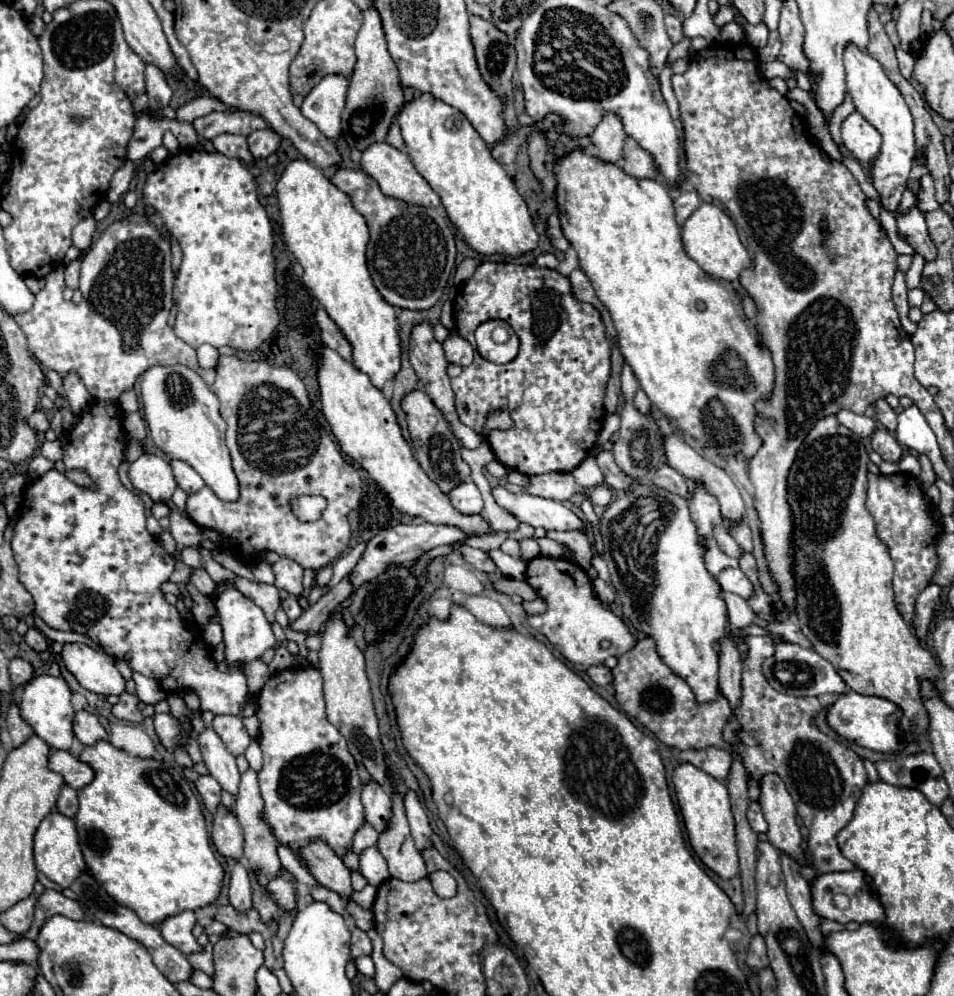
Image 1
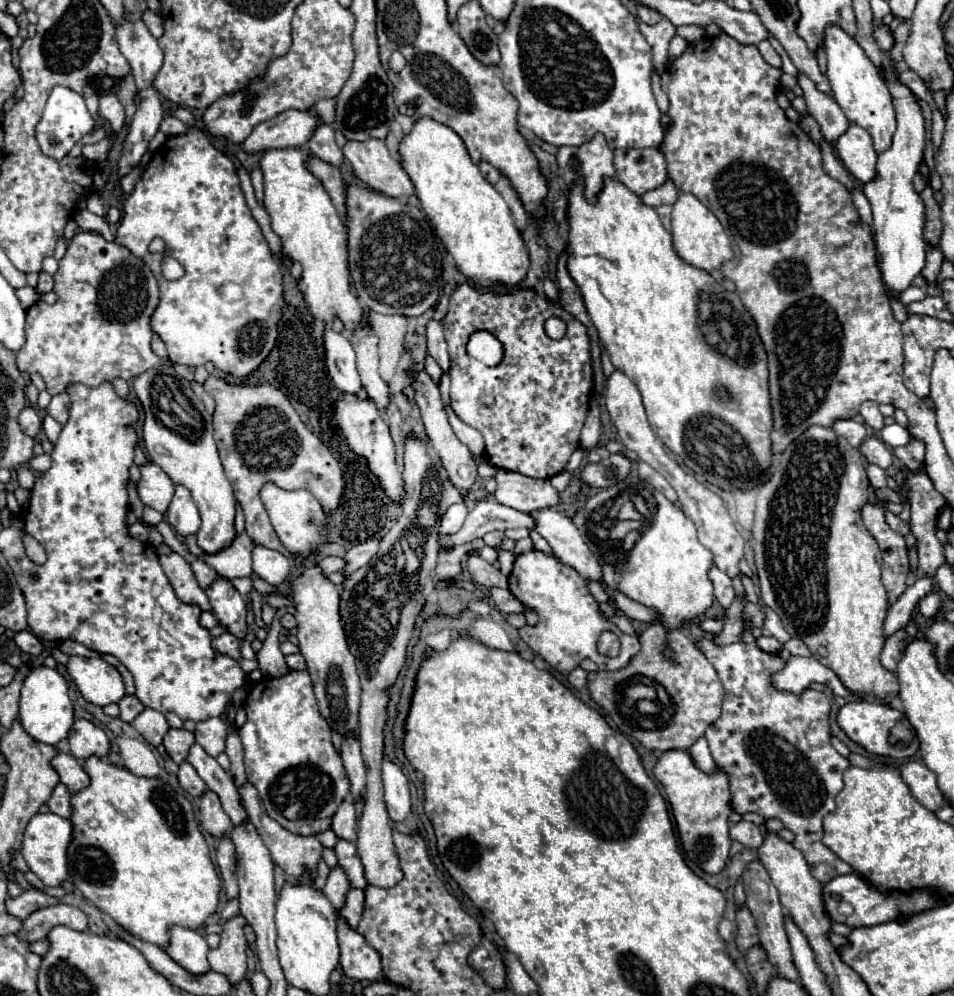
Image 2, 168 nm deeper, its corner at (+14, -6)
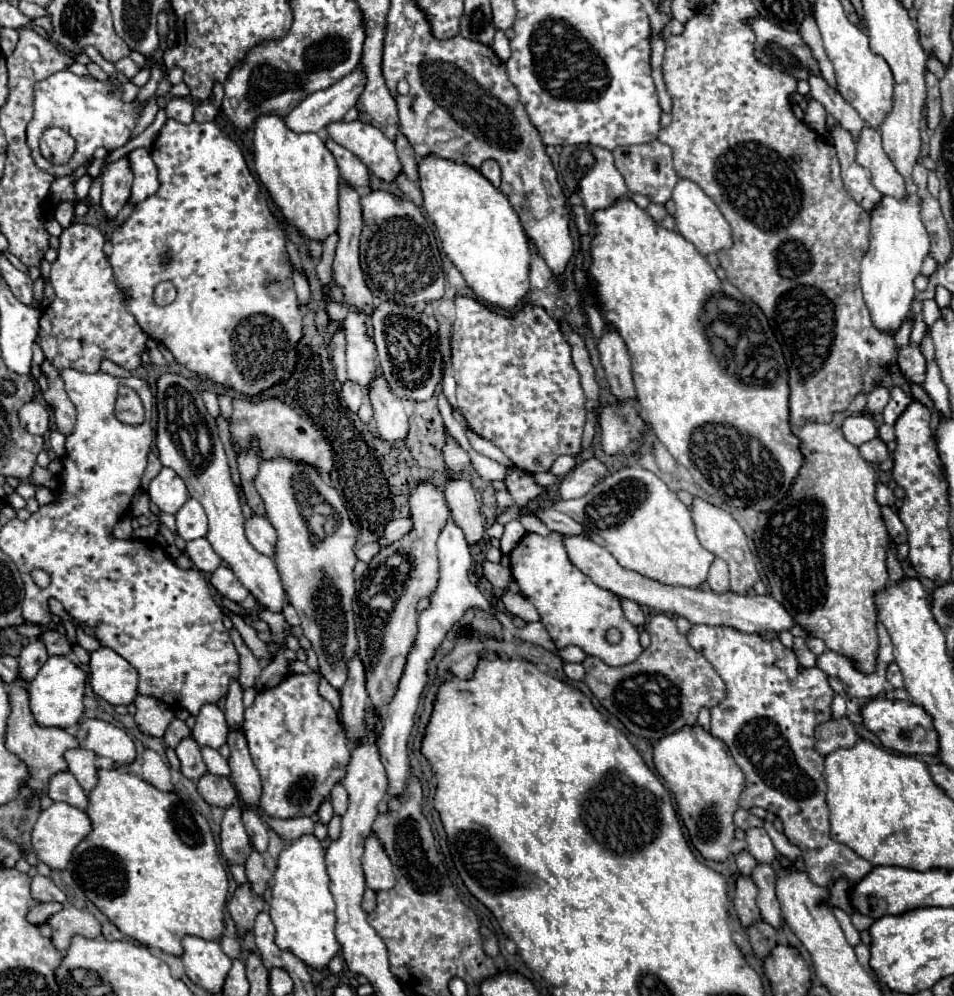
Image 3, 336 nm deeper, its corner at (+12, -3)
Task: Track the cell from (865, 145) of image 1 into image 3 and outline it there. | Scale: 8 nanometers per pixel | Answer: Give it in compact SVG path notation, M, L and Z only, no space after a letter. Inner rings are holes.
M863 128L859 140L857 140L857 162L865 168L869 168L873 176L873 186L893 198L905 198L905 182L903 176L895 170L893 162L885 154L879 138L879 130Z

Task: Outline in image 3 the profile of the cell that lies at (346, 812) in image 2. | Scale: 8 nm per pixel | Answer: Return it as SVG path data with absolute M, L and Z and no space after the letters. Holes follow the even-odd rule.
M337 782L333 786L333 790L331 790L331 804L335 808L335 814L343 816L347 812L347 792L345 792L345 788L343 788L341 782Z

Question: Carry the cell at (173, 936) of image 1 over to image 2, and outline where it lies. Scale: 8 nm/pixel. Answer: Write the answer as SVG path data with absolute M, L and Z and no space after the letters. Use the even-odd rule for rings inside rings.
M179 925L171 929L171 939L169 945L165 947L165 953L189 973L201 975L209 971L207 951L209 947L205 943L205 937L199 931L185 929Z

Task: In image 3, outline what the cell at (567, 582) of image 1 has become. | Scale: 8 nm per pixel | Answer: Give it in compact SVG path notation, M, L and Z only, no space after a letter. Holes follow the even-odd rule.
M549 532L547 536L525 534L509 554L509 560L513 578L517 580L523 596L539 610L545 630L559 648L569 644L579 646L585 654L597 656L609 666L631 664L643 652L637 628L629 624L621 610L621 596L597 586L577 566L571 564L563 546L563 536L559 532ZM609 628L617 628L621 632L621 640L617 644L607 640Z

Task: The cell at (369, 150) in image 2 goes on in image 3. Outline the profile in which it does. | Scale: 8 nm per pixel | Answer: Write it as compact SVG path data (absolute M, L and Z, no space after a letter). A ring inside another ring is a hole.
M353 120L353 122L331 122L325 126L331 140L351 150L371 174L385 182L393 182L401 172L401 162L395 154L395 144L375 126Z

